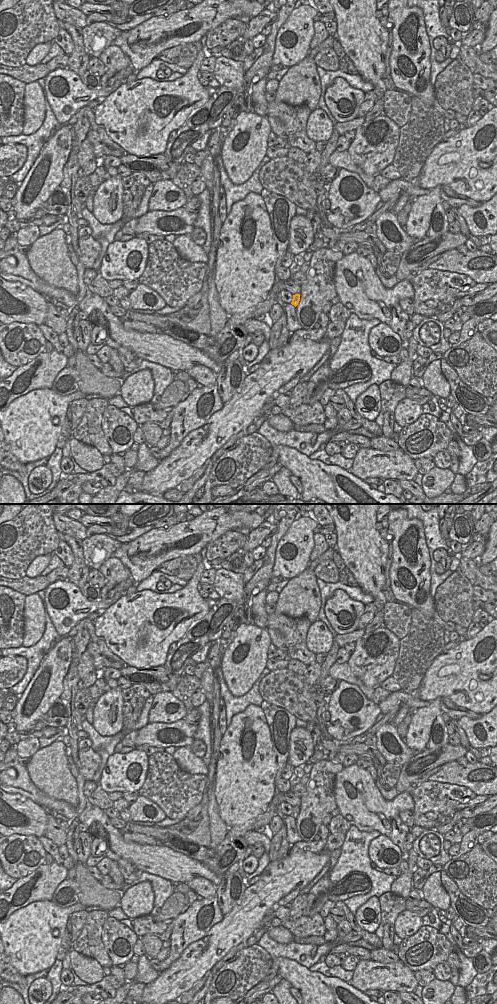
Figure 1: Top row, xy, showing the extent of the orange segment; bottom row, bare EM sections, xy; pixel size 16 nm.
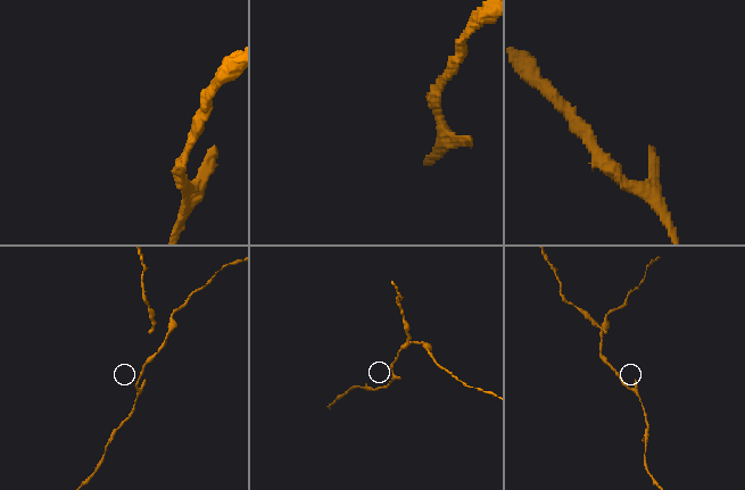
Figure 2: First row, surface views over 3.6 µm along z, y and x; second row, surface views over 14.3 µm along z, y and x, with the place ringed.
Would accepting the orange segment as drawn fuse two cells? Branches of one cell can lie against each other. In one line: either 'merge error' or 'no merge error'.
merge error

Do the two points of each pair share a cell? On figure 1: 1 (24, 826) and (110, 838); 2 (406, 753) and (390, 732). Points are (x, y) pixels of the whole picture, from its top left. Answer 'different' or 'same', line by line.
1: different
2: same

